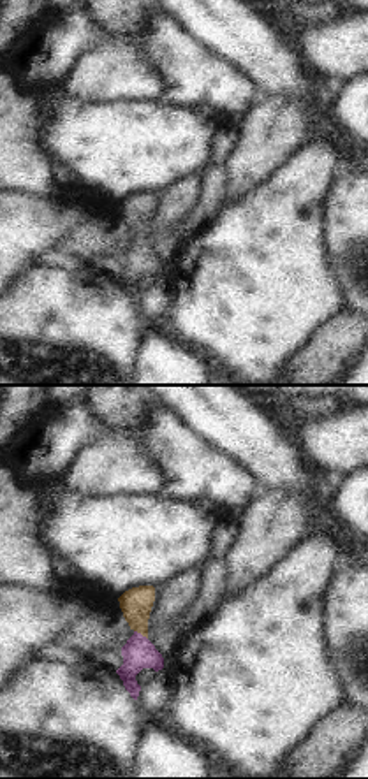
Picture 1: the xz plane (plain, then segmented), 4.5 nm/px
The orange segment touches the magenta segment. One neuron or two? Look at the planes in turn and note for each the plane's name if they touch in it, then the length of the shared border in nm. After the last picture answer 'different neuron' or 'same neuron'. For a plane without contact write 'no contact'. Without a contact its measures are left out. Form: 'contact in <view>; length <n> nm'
contact in xz; length 80 nm

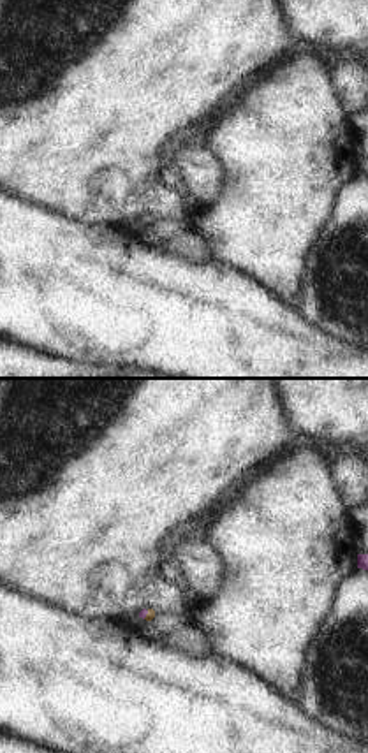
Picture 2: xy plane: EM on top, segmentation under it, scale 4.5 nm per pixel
contact in xy; length 50 nm

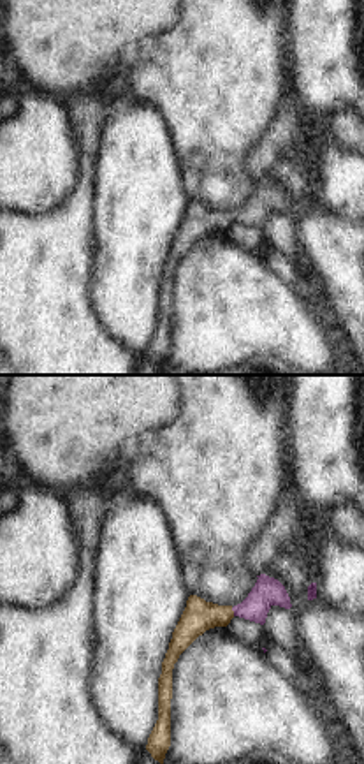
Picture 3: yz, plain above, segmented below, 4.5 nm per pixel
contact in yz; length 40 nm

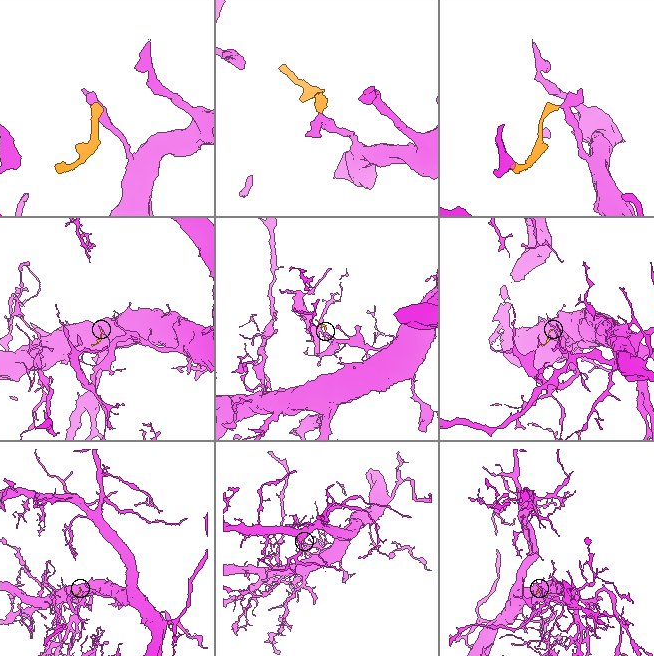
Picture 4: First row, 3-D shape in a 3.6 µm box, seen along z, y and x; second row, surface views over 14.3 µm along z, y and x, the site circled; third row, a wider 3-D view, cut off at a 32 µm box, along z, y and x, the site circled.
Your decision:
same neuron

